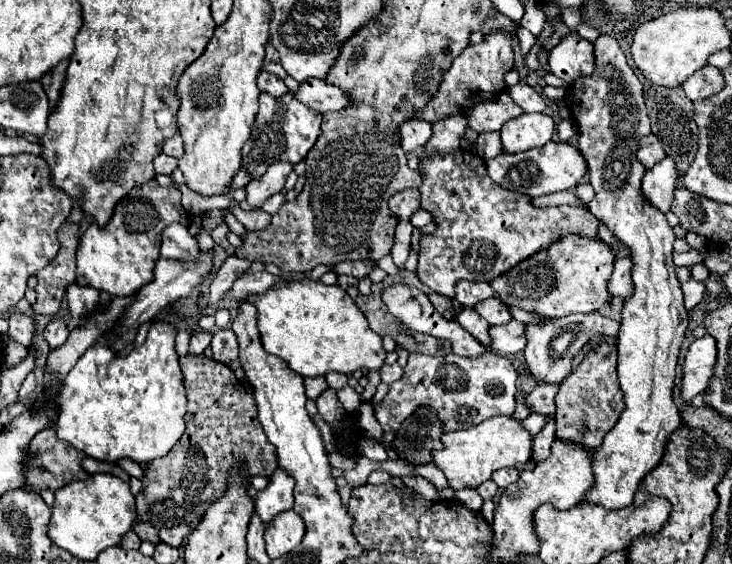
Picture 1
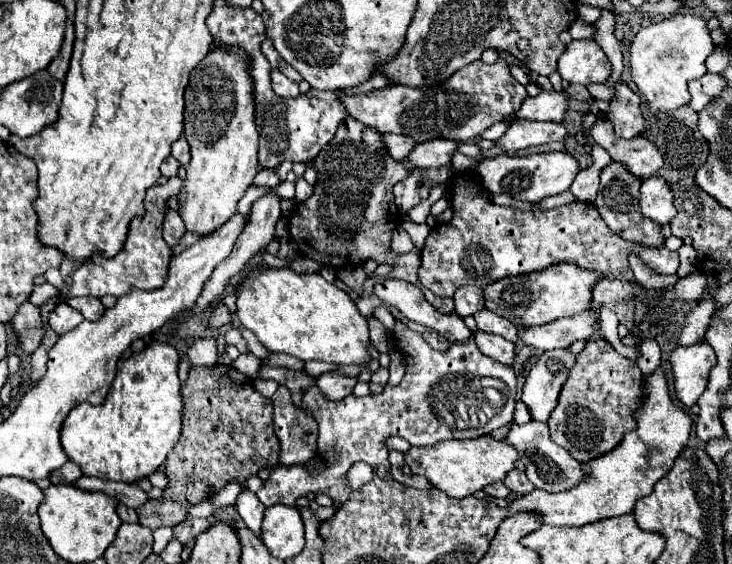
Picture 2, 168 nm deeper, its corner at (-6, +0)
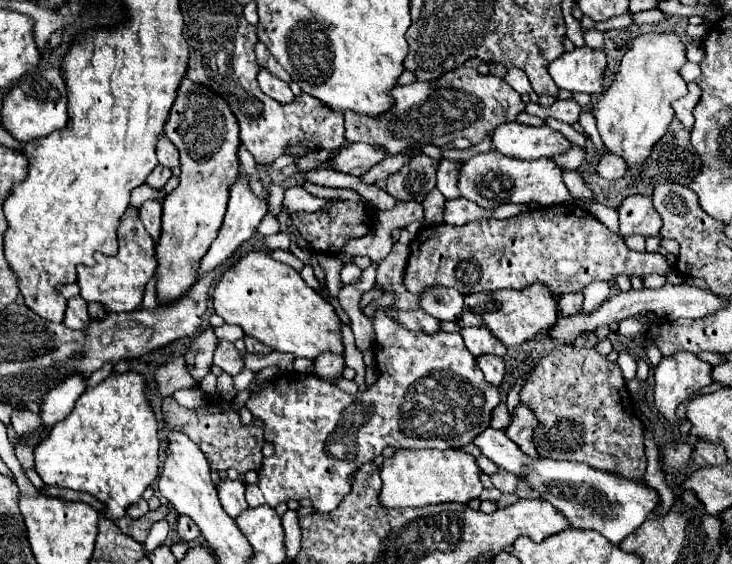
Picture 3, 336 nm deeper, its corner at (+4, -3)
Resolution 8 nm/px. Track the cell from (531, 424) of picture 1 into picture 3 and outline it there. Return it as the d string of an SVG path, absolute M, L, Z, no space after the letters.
M486 428L482 436L474 440L474 444L482 450L484 456L488 456L492 462L496 462L500 468L512 472L518 480L526 476L526 484L534 488L544 500L556 506L572 524L572 528L578 530L598 530L604 534L610 542L620 544L630 532L634 532L650 510L660 502L658 492L644 488L632 480L622 480L612 476L610 472L594 470L580 462L566 462L566 460L550 460L550 458L530 458L526 452L522 452L504 430Z

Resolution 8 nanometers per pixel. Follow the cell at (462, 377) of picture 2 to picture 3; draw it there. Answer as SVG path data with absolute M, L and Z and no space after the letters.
M384 310L374 312L372 326L376 332L374 356L378 346L380 378L374 386L366 388L366 392L350 396L344 390L318 380L314 374L288 372L266 382L260 394L250 396L246 406L254 418L264 420L266 440L274 442L276 450L274 456L264 458L264 464L258 472L260 480L246 486L246 500L252 508L262 504L274 508L280 502L310 498L316 512L330 512L348 494L348 476L364 462L380 456L386 446L398 448L394 436L406 436L404 430L408 430L408 436L418 436L418 448L446 450L470 444L490 426L492 410L500 404L500 390L494 388L494 384L486 384L476 358L466 352L466 344L460 332L412 332L396 324L390 316L386 316Z

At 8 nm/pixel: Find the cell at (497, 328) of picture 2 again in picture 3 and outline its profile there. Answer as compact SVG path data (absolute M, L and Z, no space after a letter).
M462 328L460 334L466 342L466 348L474 356L482 356L482 354L504 356L506 354L506 346L500 340L494 340L494 336L486 332L486 328Z

